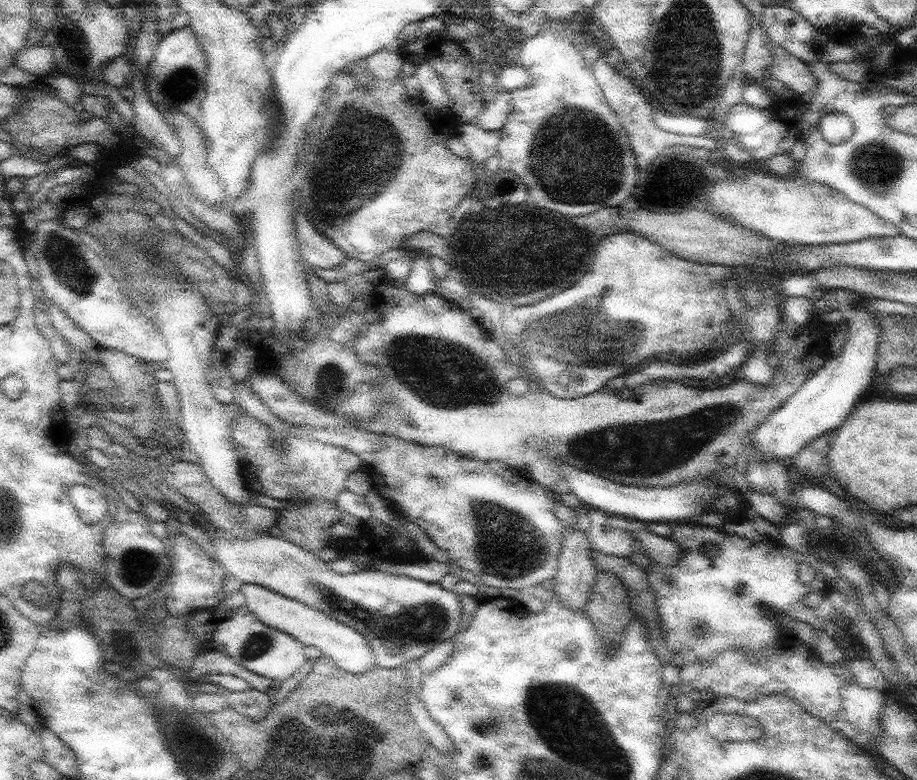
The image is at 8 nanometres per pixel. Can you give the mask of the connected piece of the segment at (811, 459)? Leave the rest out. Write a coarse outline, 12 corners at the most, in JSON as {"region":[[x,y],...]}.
{"region":[[835,430],[811,440],[793,460],[797,472],[819,480],[831,492],[827,454]]}

